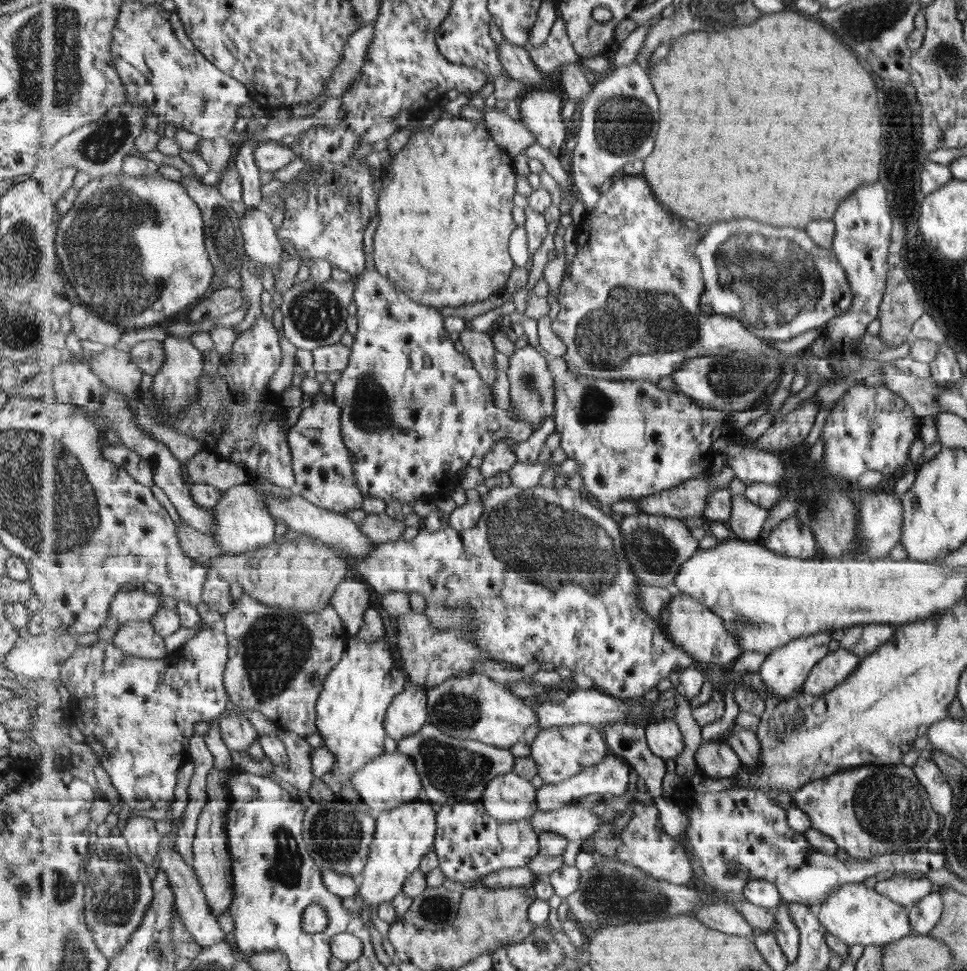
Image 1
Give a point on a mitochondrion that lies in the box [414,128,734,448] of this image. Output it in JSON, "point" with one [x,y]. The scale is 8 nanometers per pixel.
{"point":[629,323]}

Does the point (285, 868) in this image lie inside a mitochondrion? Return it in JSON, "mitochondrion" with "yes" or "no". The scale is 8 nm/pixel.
{"mitochondrion":"yes"}

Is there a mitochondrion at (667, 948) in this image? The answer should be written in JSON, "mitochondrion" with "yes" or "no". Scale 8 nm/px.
{"mitochondrion":"no"}

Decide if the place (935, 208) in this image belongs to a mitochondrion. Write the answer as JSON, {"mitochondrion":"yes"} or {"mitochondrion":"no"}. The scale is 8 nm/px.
{"mitochondrion":"no"}

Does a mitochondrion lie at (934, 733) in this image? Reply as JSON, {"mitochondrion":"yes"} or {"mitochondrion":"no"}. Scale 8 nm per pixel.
{"mitochondrion":"no"}

